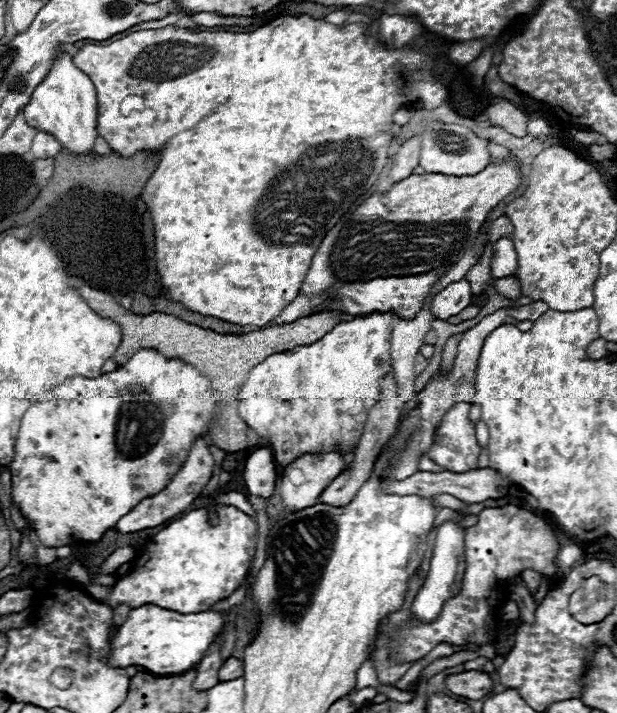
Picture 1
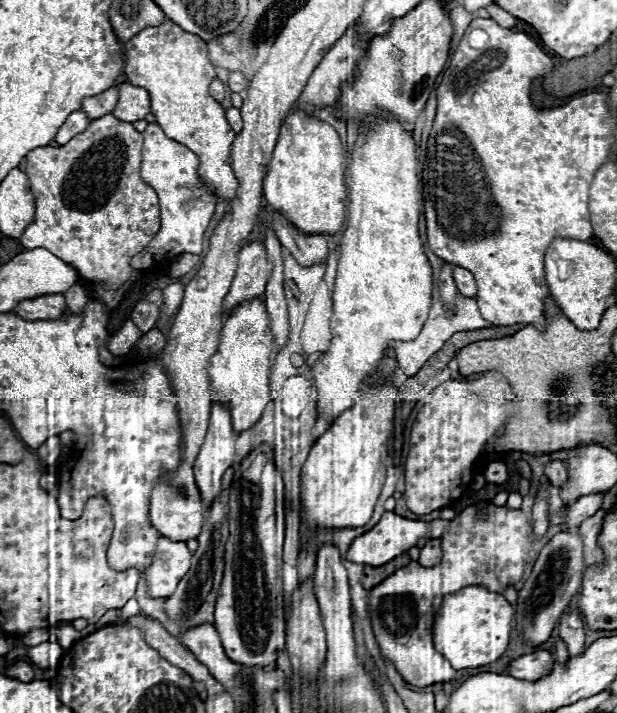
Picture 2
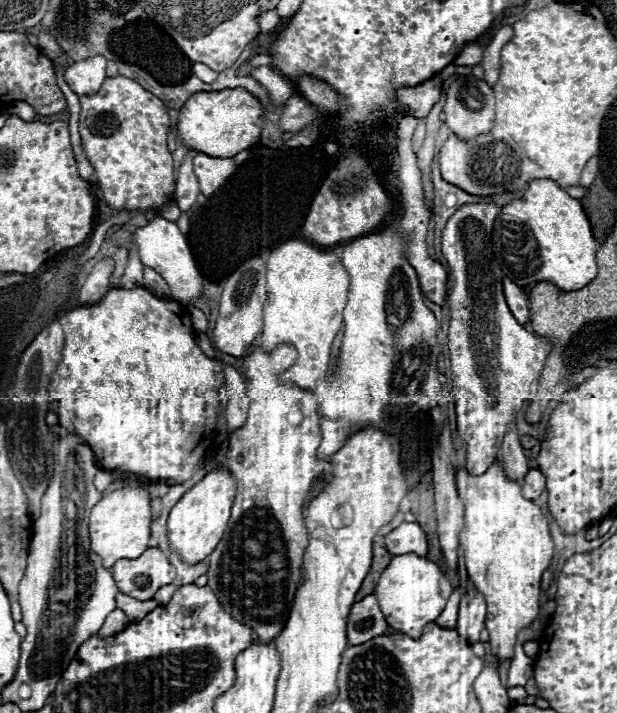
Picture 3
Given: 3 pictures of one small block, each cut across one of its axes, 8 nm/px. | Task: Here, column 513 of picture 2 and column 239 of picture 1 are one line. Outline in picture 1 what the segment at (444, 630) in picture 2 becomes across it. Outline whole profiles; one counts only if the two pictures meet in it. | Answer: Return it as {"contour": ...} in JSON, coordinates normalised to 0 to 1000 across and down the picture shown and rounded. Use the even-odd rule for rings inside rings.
{"contour":[[[233,847],[227,853],[217,853],[211,856],[204,872],[194,878],[194,884],[178,900],[182,906],[178,931],[198,934],[198,937],[214,934],[214,931],[233,934],[243,945],[253,945],[253,948],[298,945],[301,940],[311,940],[311,934],[318,934],[331,923],[331,917],[347,903],[353,889],[363,886],[370,858],[382,858],[386,867],[402,870],[399,856],[386,850],[373,856],[360,856],[360,858],[334,856],[334,858],[318,858],[318,861],[292,861],[292,858],[269,856],[250,847]]]}

